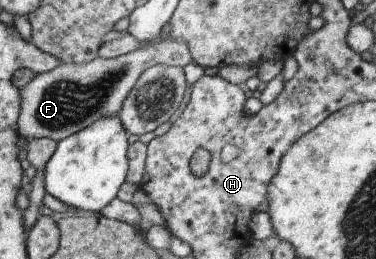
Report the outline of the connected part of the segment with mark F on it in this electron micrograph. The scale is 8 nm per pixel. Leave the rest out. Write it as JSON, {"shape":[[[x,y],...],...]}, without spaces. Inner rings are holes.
{"shape":[[[164,38],[164,40],[158,40],[156,44],[148,44],[144,48],[128,52],[123,56],[116,56],[116,58],[95,57],[89,62],[62,64],[50,71],[36,73],[26,86],[17,90],[18,98],[20,98],[18,100],[20,110],[18,110],[18,116],[16,116],[17,137],[22,138],[24,142],[30,142],[30,140],[36,140],[36,138],[48,138],[54,143],[58,143],[60,140],[90,126],[90,124],[94,124],[102,116],[117,116],[134,82],[146,68],[156,64],[184,67],[190,63],[188,46],[182,40],[178,42],[174,38]]]}

